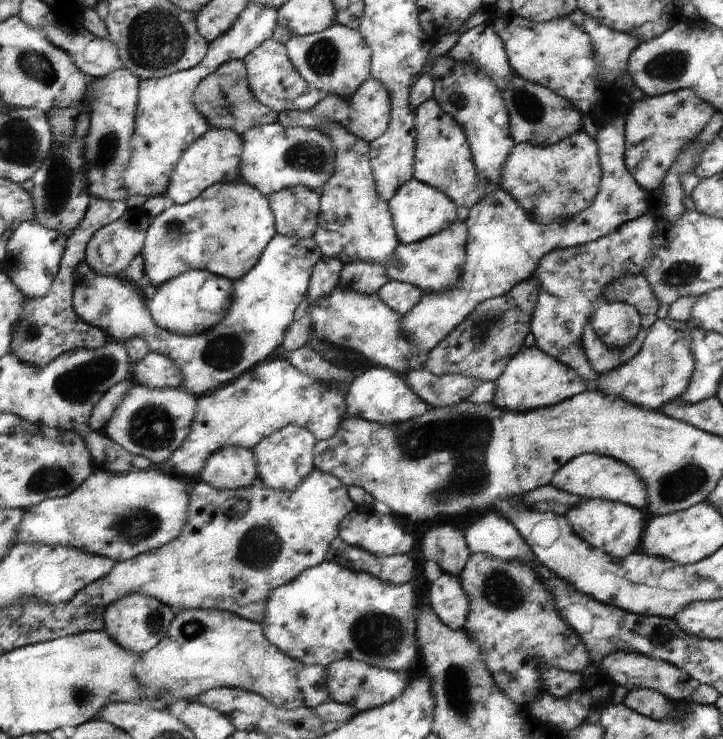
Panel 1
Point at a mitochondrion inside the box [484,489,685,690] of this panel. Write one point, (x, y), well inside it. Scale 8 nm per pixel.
(661, 636)

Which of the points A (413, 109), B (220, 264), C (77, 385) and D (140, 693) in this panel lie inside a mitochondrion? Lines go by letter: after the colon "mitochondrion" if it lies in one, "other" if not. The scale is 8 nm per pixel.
A: other
B: other
C: mitochondrion
D: other

